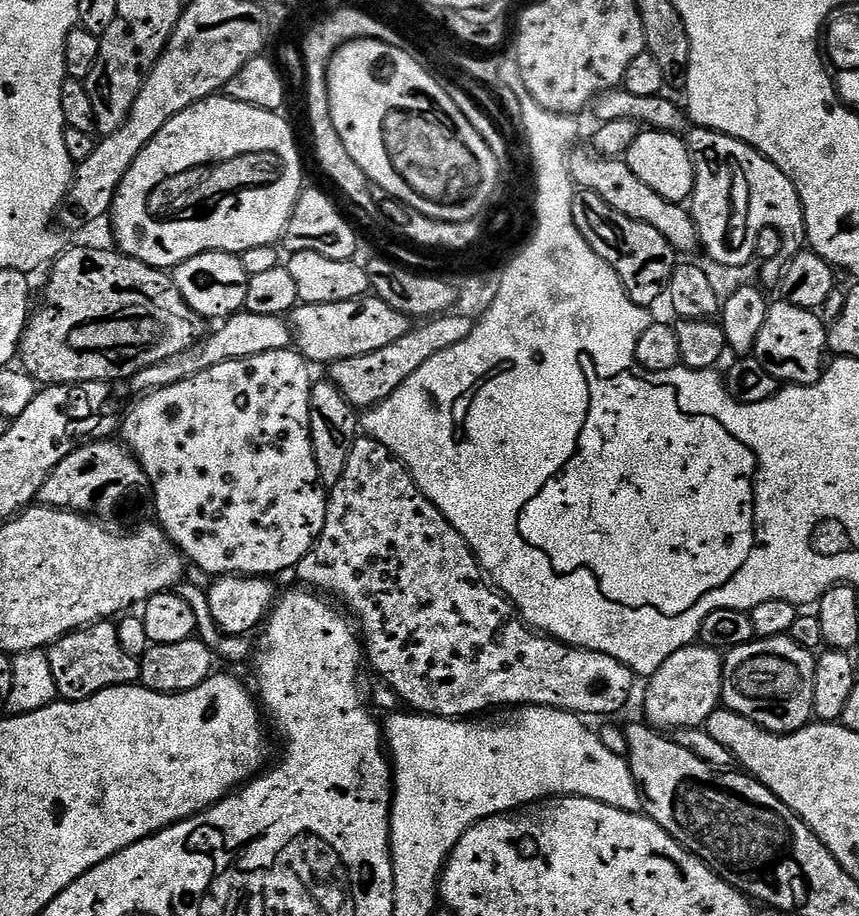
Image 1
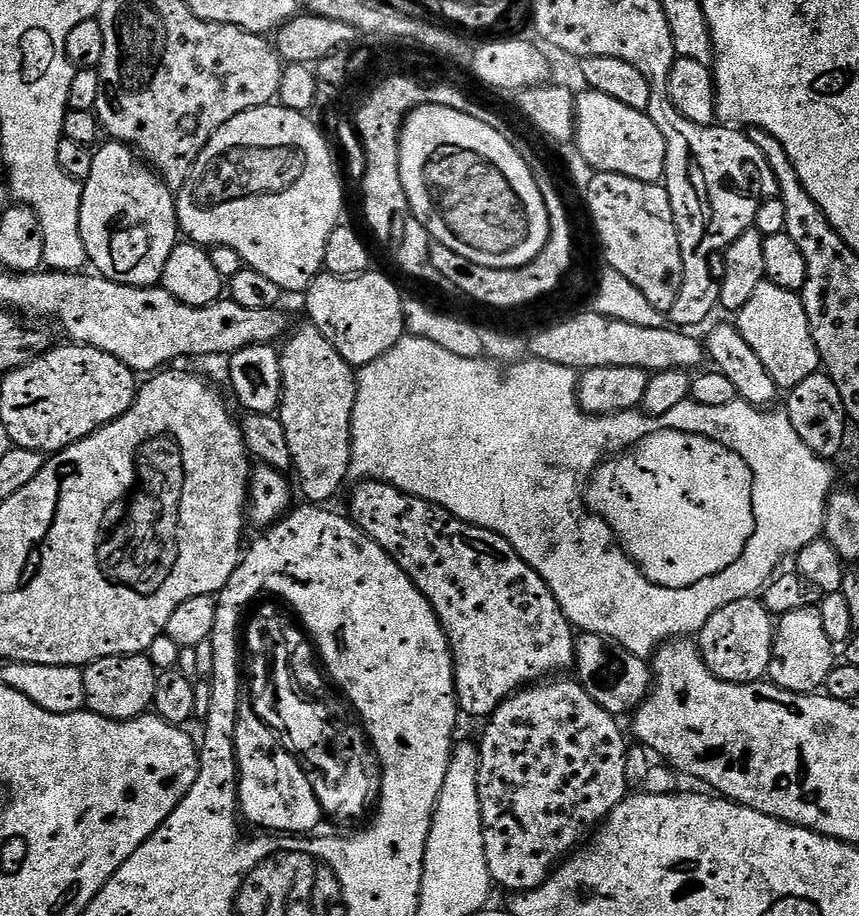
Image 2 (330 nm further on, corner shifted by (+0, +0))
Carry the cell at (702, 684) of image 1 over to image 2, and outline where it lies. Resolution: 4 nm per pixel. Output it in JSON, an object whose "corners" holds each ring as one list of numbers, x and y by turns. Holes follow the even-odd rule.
{"corners":[[749,598,730,602,722,606,708,619,706,626,702,626,698,633,698,655,703,660,710,674,720,680,735,684,754,684,763,681,768,674,768,666,772,657,772,643,776,637,774,617,766,610,763,599]]}

